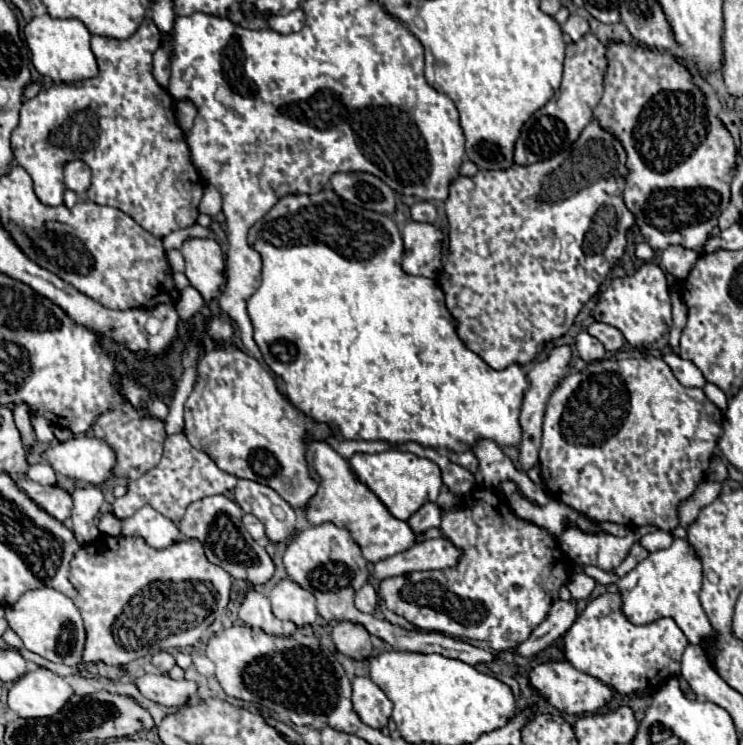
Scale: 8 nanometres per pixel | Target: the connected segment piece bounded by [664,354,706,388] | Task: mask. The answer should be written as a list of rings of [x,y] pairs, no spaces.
[[[668,354],[668,356],[664,356],[664,362],[670,366],[670,370],[674,372],[676,380],[682,386],[686,386],[686,388],[704,388],[706,386],[702,372],[690,360],[682,360],[676,354]]]

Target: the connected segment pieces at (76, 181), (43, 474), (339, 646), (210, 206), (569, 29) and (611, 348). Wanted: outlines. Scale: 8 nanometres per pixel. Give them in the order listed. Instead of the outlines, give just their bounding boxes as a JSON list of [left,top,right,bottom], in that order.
[[64,160,92,196],[28,462,56,484],[332,622,372,660],[200,184,222,216],[562,14,590,42],[586,322,624,352]]

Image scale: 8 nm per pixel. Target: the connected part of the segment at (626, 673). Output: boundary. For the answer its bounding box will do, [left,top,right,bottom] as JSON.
[562,592,688,696]

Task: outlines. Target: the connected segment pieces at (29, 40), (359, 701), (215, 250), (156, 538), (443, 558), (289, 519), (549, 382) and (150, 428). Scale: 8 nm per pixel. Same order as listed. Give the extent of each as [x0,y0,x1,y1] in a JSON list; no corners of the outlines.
[[24,14,98,82],[352,676,392,728],[180,238,226,302],[122,506,184,548],[372,538,462,580],[234,480,296,544],[520,346,570,472],[90,400,168,480]]

